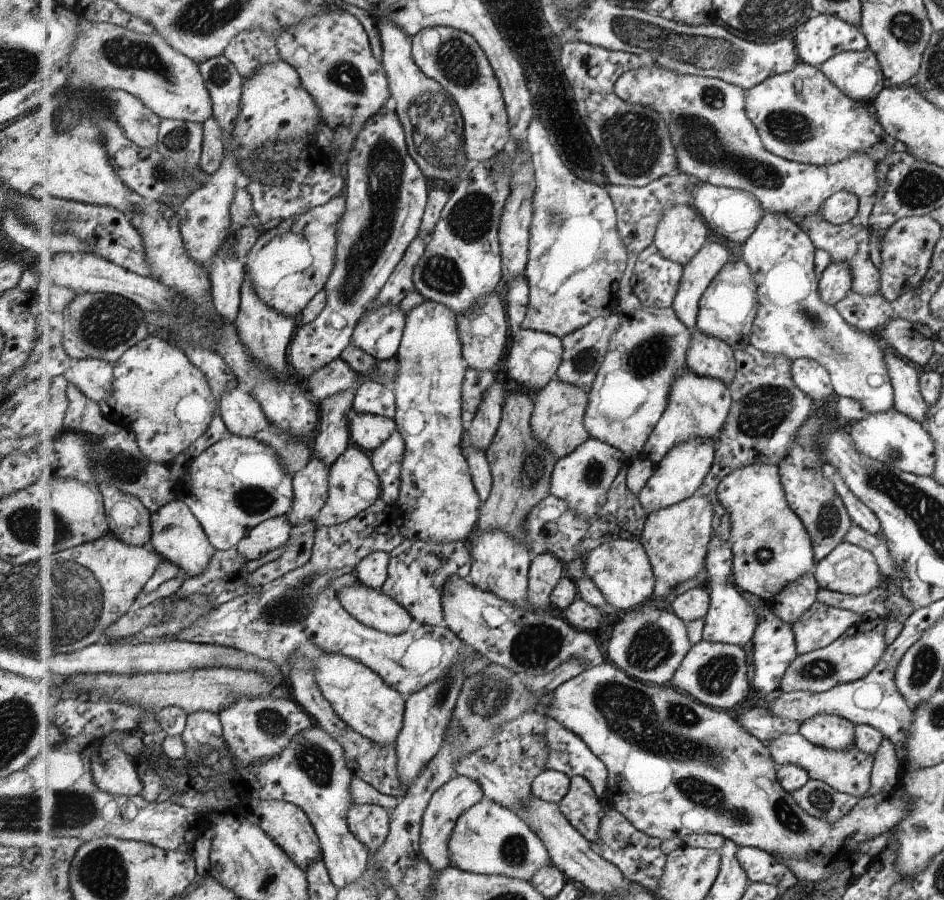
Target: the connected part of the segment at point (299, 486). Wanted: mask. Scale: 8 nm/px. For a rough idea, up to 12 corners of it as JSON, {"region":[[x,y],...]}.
{"region":[[321,458],[294,476],[293,528],[316,520],[329,498]]}

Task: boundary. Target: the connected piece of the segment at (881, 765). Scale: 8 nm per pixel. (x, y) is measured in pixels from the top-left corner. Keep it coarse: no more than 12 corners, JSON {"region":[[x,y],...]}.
{"region":[[884,736],[876,754],[872,789],[863,797],[894,790],[897,756]]}

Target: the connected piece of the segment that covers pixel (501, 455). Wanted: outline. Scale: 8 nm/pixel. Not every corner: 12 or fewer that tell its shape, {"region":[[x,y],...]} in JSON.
{"region":[[555,378],[505,398],[478,532],[532,552],[525,520],[590,439],[589,394]]}

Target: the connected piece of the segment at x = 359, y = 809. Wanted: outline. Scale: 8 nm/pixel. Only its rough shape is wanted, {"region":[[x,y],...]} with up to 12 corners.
{"region":[[357,805],[347,814],[349,830],[375,856],[390,833],[392,813]]}

